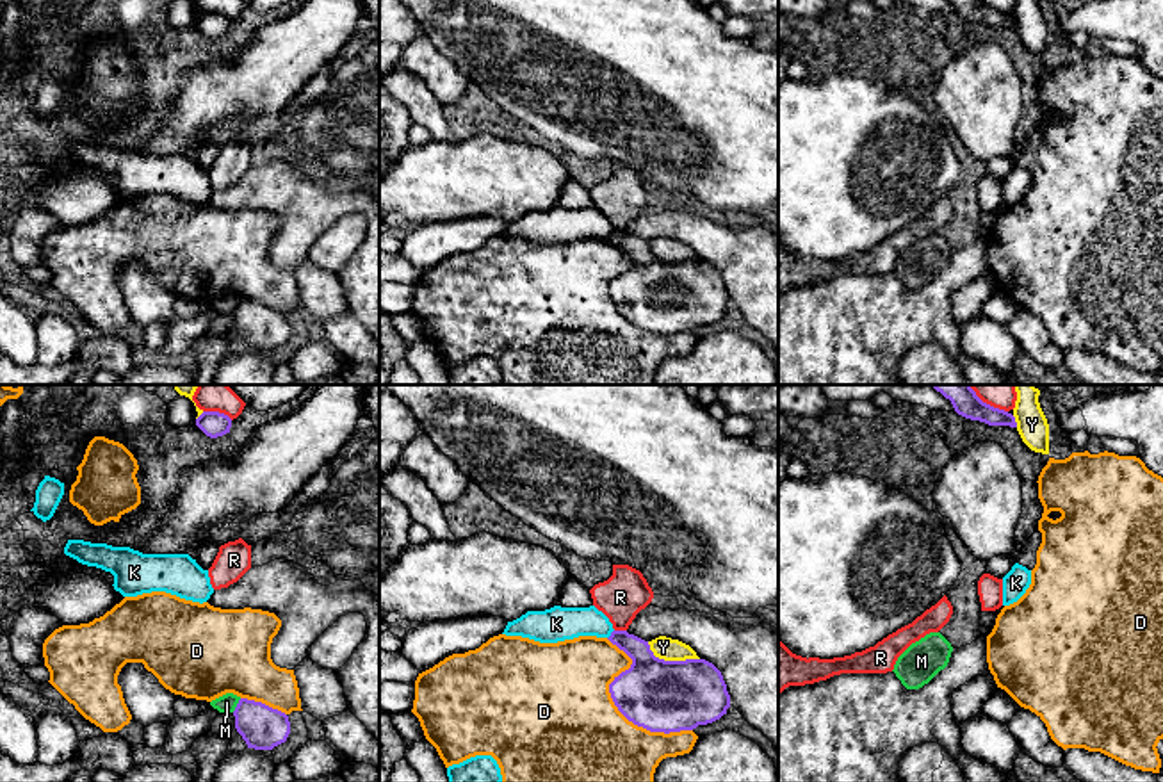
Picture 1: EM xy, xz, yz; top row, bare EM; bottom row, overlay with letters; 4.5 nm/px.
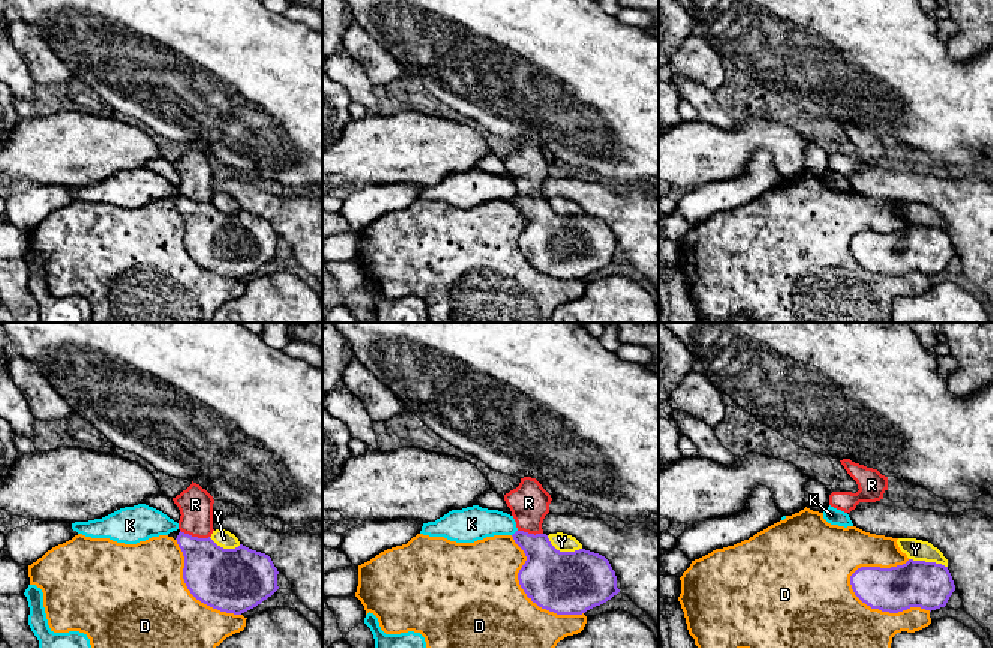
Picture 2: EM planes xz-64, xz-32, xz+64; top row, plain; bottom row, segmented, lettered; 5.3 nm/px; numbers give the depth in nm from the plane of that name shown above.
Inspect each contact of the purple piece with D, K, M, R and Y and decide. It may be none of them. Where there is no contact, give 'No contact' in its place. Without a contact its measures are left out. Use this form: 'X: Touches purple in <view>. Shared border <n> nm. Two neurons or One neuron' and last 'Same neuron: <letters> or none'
D: Touches purple in xz. Shared border 550 nm. Two neurons
K: Touches purple in xz. Shared border 50 nm. Two neurons
M: Touches purple in xy. Shared border 80 nm. Two neurons
R: Touches purple in xz. Shared border 60 nm. Two neurons
Y: Touches purple in xz. Shared border 260 nm. Two neurons
Same neuron: none

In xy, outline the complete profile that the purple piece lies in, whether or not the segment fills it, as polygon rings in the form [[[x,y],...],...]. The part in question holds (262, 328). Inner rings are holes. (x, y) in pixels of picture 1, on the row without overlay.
[[[240,299],[235,312],[235,330],[248,349],[272,351],[287,342],[290,335],[289,317],[262,303]]]

